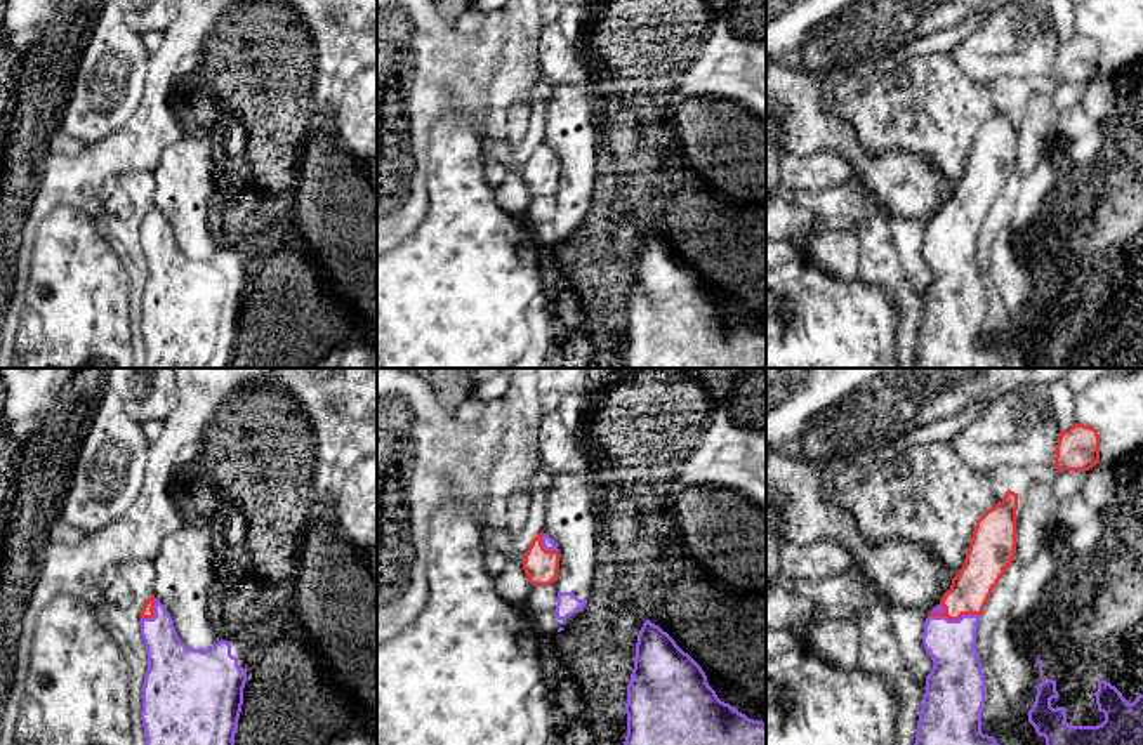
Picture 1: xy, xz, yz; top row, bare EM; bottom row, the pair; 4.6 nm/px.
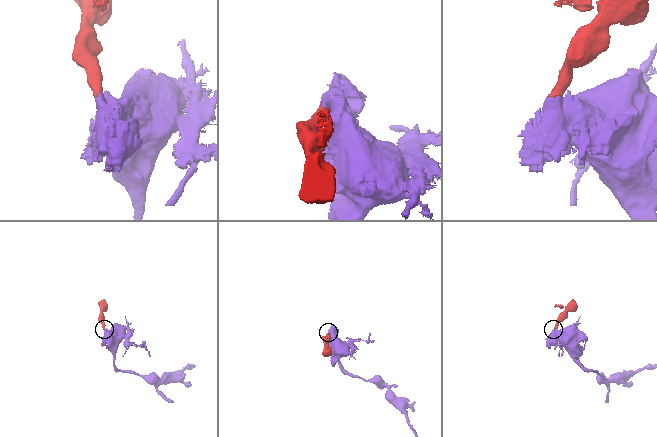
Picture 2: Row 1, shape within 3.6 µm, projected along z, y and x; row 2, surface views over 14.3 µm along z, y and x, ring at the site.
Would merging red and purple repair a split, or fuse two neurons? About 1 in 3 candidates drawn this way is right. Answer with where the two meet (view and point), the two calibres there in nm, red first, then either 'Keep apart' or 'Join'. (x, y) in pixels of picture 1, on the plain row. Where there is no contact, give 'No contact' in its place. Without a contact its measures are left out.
Touches red at yz (954, 230). Thickness 190 nm (red) against 220 nm. Join

